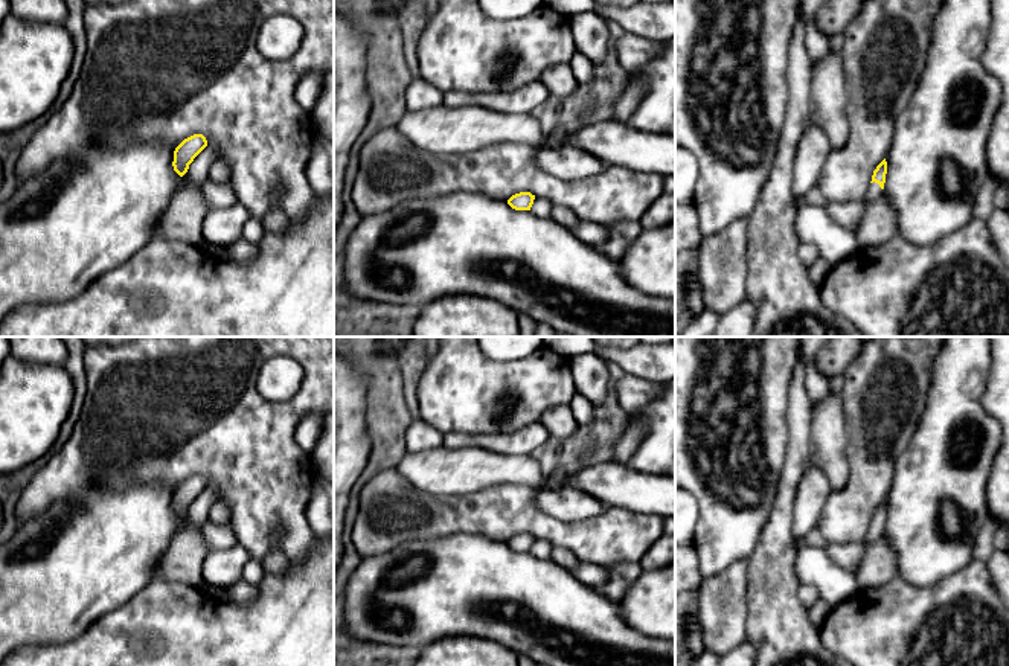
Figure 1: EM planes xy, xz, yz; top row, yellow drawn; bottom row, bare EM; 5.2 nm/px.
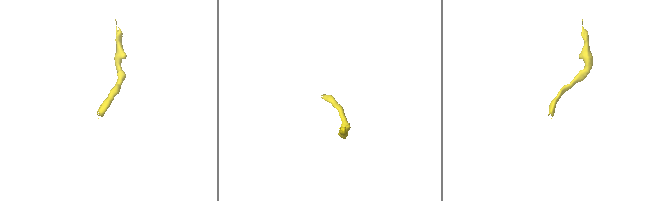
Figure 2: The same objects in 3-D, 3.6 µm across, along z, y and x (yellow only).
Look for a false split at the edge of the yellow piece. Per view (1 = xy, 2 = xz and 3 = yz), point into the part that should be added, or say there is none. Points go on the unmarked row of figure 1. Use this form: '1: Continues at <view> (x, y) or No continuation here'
1: No continuation here
2: No continuation here
3: Continues at yz (874, 534)

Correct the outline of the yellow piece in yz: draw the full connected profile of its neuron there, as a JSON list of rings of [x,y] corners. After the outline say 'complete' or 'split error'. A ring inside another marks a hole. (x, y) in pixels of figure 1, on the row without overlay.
[[[886,500],[876,508],[872,517],[872,523],[869,527],[867,535],[864,536],[866,546],[878,541],[882,536],[884,524],[886,524],[886,515],[887,515],[887,503]]]; split error

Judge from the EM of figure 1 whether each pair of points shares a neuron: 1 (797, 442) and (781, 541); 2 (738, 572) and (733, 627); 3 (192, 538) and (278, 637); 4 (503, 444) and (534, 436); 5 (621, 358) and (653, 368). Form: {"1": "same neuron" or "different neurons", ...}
{"1": "same neuron", "2": "same neuron", "3": "different neurons", "4": "same neuron", "5": "same neuron"}

